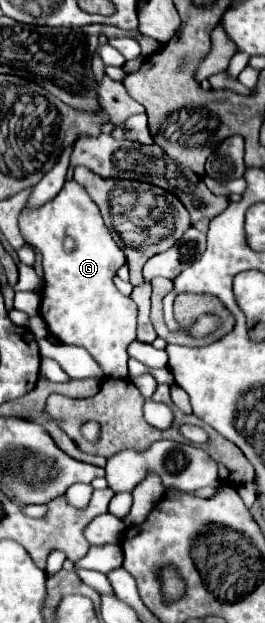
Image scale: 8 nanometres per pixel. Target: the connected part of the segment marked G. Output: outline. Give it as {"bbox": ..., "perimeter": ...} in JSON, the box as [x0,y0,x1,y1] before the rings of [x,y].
{"bbox":[19,180,137,378],"perimeter":[[[75,180],[65,182],[63,190],[61,190],[53,200],[45,202],[45,204],[39,206],[39,208],[27,208],[27,206],[25,206],[25,208],[21,210],[19,230],[21,230],[21,236],[25,238],[25,242],[31,244],[33,248],[37,248],[37,250],[41,252],[41,256],[43,256],[45,288],[43,288],[43,292],[41,292],[41,308],[39,308],[39,310],[41,310],[41,318],[45,320],[47,328],[51,330],[51,334],[53,334],[55,338],[59,338],[63,344],[75,344],[75,346],[87,348],[89,354],[99,362],[99,366],[103,368],[103,372],[105,372],[107,378],[127,378],[127,360],[129,360],[129,356],[127,356],[127,346],[135,340],[135,330],[137,330],[137,306],[135,306],[135,302],[133,302],[131,298],[123,296],[123,294],[115,288],[115,284],[113,284],[113,278],[115,278],[117,270],[119,270],[127,260],[125,260],[123,250],[121,250],[121,248],[115,244],[115,240],[111,238],[111,232],[109,232],[109,228],[105,226],[105,222],[103,222],[103,218],[101,218],[101,212],[99,212],[99,208],[97,208],[97,204],[91,200],[91,196],[87,194],[87,190],[85,190],[83,186],[79,186]]]}

